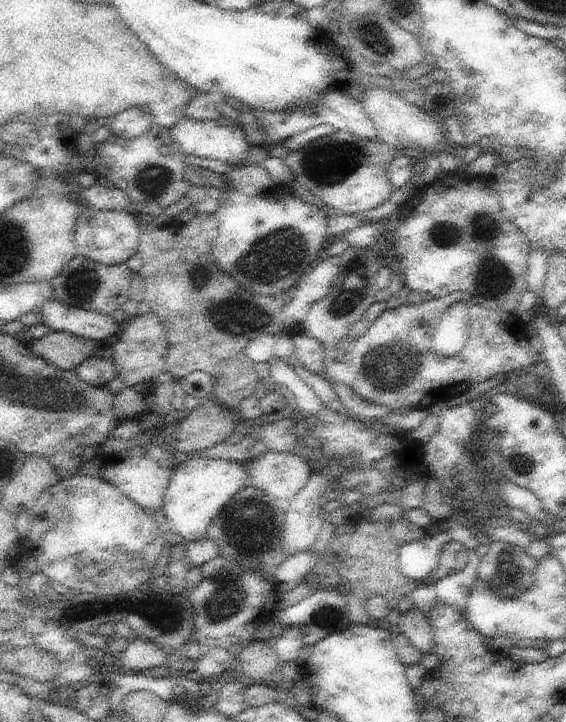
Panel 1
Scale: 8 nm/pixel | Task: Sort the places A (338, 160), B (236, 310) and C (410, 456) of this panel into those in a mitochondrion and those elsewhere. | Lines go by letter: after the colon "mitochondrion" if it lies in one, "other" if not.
A: mitochondrion
B: mitochondrion
C: other

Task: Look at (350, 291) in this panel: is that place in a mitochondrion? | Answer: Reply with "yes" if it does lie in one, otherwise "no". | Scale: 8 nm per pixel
yes

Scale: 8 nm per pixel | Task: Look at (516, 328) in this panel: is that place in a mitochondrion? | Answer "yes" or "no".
no

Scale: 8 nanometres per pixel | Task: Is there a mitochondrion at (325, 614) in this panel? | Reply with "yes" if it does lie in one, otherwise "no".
yes

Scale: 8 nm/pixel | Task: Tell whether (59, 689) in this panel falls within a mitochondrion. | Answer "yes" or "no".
no

